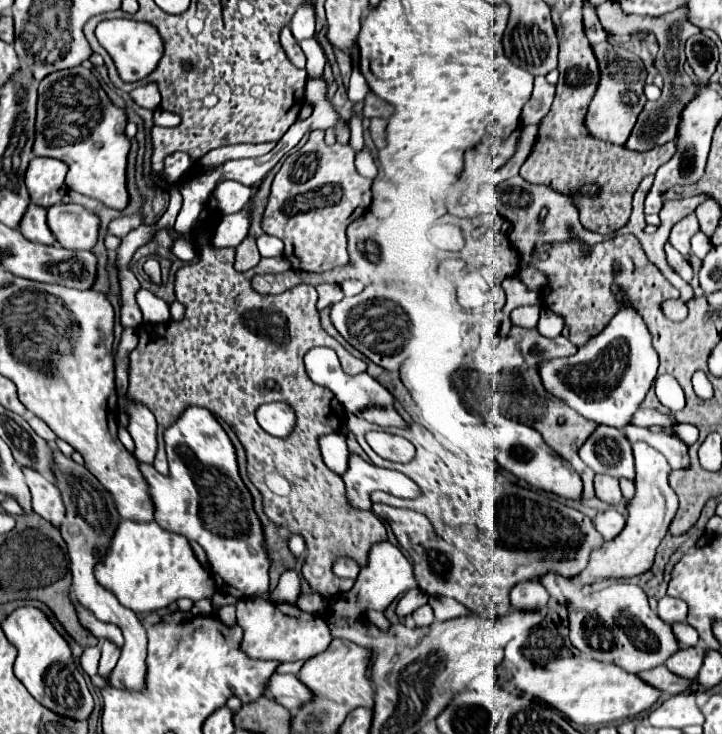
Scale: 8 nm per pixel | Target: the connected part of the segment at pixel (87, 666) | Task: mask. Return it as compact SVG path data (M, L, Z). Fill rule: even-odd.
M95 645L95 647L87 647L81 655L81 667L83 671L89 675L89 677L95 677L97 675L97 663L99 663L99 657L101 657L101 647Z

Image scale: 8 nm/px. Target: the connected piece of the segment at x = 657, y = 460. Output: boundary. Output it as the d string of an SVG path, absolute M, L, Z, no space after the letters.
M639 441L633 445L633 455L635 455L637 475L635 475L635 497L625 503L627 523L615 539L603 541L597 549L593 549L589 557L589 565L583 569L581 575L577 575L577 581L581 583L581 587L591 587L607 579L629 579L629 577L647 573L653 567L657 547L667 535L667 529L675 517L677 495L667 483L667 475L671 467L663 457L663 453Z

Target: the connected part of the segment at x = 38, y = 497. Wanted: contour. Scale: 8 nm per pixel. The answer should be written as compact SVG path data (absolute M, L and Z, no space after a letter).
M23 469L23 473L33 495L33 511L47 521L53 521L53 525L57 525L59 529L61 521L65 519L65 505L61 501L61 493L57 493L57 487L41 473L33 469Z

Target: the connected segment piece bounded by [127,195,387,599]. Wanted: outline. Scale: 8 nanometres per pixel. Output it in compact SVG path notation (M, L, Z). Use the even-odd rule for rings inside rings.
M215 195L209 197L207 201L207 211L209 217L201 221L195 231L191 231L195 249L197 249L197 263L183 265L175 273L175 299L185 305L185 319L181 325L167 325L167 329L145 329L141 333L139 329L139 345L131 353L131 365L129 365L129 395L135 397L137 401L145 403L151 407L151 411L157 417L159 431L157 431L157 457L153 467L159 473L167 473L167 457L165 457L165 443L163 443L163 431L177 421L177 417L187 409L189 405L199 405L209 409L215 415L221 415L221 419L231 425L231 429L237 433L239 441L245 447L247 453L247 475L249 481L259 489L263 495L263 511L265 515L277 523L277 527L291 537L293 533L301 535L305 539L307 547L307 559L301 567L303 579L309 583L313 591L323 595L325 599L347 591L347 579L339 579L331 573L331 563L337 555L347 555L353 557L361 567L365 565L367 551L375 541L387 539L385 525L371 513L353 507L347 501L347 491L343 479L329 471L321 459L317 439L325 433L339 431L343 421L345 421L345 409L343 405L335 399L335 395L325 389L315 385L305 371L303 365L303 355L313 347L313 345L323 345L331 347L337 351L339 361L343 365L345 373L357 375L367 369L365 361L353 357L349 351L345 351L333 337L329 337L321 323L319 323L319 313L315 309L317 303L317 291L315 287L301 283L279 295L264 295L255 293L249 285L249 279L257 273L281 273L291 269L289 261L285 257L262 258L253 269L239 273L233 269L235 263L235 249L221 249L213 245L213 225L219 215L219 205ZM271 401L285 401L289 403L295 413L297 413L297 425L293 433L285 439L271 437L267 431L263 431L255 419L255 411L263 403Z

